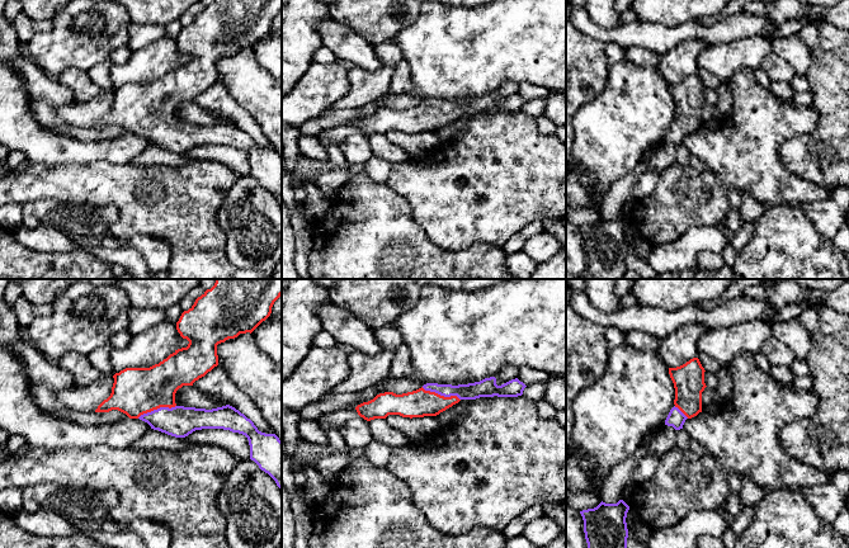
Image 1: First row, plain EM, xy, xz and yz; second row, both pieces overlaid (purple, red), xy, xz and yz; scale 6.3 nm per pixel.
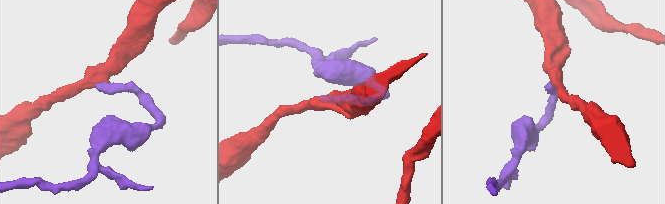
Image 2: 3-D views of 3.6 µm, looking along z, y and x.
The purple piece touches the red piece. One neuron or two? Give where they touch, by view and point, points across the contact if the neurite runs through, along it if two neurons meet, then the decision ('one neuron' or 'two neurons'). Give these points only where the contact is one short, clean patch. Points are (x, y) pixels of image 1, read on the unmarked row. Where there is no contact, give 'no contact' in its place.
contact xy (157, 124); way xy (179, 137), (166, 133), (157, 124), (142, 109), (136, 107); one neuron

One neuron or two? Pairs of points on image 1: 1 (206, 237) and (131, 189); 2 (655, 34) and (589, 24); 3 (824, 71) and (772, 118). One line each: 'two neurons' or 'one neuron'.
1: one neuron
2: one neuron
3: two neurons

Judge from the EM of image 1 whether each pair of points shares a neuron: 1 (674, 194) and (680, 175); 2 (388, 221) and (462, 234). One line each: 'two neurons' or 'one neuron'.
1: one neuron
2: two neurons

